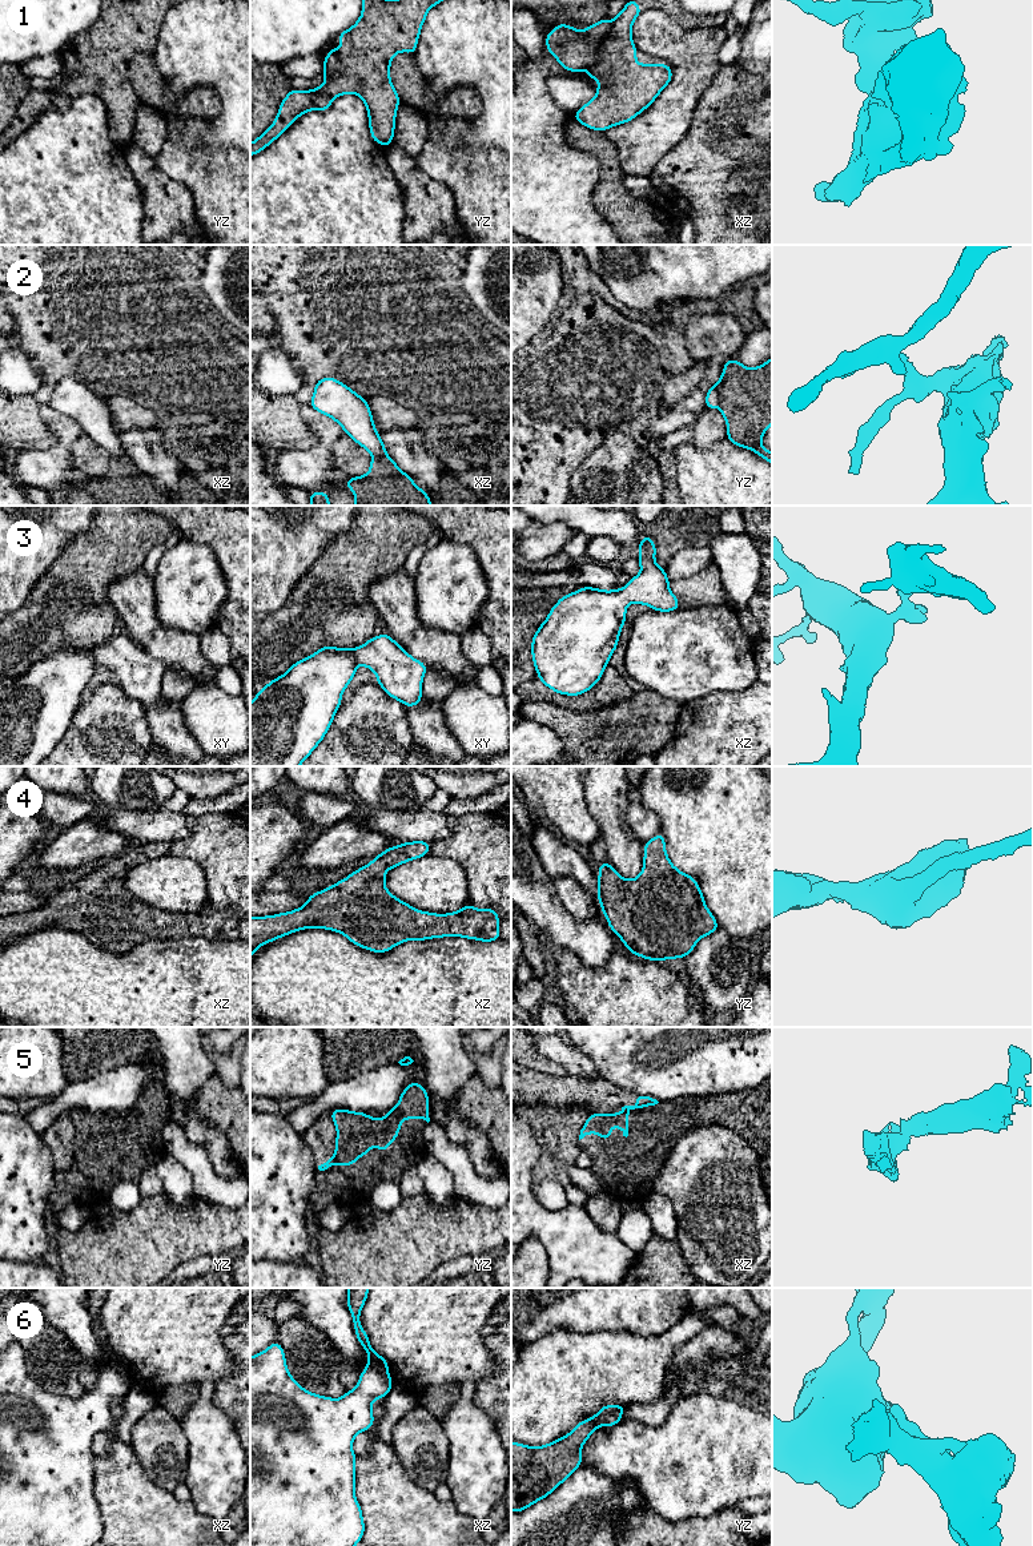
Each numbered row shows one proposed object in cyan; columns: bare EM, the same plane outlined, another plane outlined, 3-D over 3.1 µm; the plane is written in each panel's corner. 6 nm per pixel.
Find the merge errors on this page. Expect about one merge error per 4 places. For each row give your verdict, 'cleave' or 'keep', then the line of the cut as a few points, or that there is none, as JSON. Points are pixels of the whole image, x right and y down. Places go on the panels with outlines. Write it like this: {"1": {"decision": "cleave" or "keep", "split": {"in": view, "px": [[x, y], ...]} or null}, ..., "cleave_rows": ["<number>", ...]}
{"1": {"decision": "cleave", "split": {"in": "xz", "px": [[613, 21], [613, 29], [602, 43], [599, 57], [586, 68]]}}, "2": {"decision": "cleave", "split": {"in": "yz", "px": [[722, 377], [719, 405]]}}, "3": {"decision": "keep", "split": null}, "4": {"decision": "keep", "split": null}, "5": {"decision": "cleave", "split": {"in": "yz", "px": [[333, 1156], [334, 1162]]}}, "6": {"decision": "cleave", "split": {"in": "xz", "px": [[370, 1360], [374, 1360], [386, 1371]]}}, "cleave_rows": ["1", "2", "5", "6"]}

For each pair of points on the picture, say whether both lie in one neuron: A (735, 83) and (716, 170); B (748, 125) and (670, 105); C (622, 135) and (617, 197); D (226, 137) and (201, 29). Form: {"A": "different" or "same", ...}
{"A": "same", "B": "different", "C": "different", "D": "same"}

